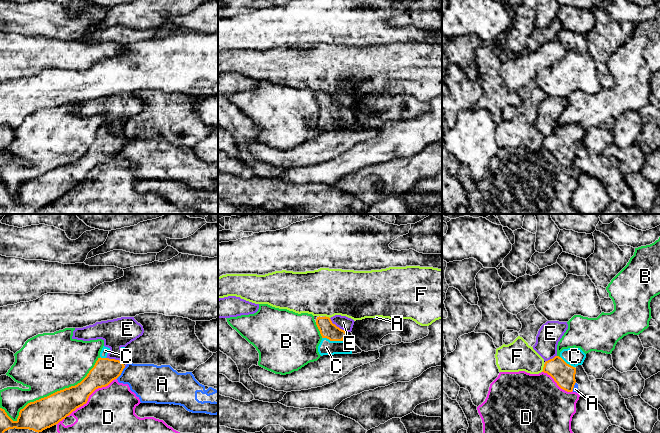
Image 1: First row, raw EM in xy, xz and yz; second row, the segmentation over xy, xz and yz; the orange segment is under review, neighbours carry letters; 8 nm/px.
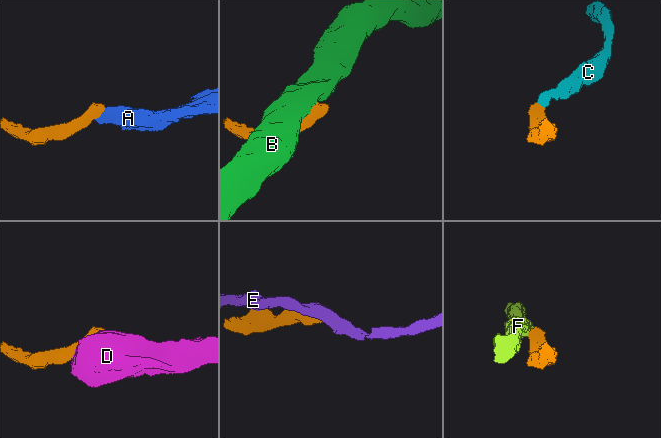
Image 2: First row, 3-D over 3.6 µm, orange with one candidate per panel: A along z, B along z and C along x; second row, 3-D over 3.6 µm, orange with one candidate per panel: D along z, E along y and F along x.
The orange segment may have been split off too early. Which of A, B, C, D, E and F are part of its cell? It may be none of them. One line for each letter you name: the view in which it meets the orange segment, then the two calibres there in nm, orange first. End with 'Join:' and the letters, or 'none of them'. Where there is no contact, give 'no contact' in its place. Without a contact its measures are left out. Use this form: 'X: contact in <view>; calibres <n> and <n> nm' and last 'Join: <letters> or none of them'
C: contact in xz; calibres 130 and 130 nm
Join: C

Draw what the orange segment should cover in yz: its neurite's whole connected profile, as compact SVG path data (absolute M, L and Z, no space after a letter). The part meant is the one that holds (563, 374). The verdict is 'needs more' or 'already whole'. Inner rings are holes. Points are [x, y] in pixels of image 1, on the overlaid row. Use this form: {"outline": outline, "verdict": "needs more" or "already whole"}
{"outline": "M580 348L563 349L559 356L545 362L542 372L550 375L561 389L572 392L576 383L575 367L582 365L585 358Z", "verdict": "needs more"}

